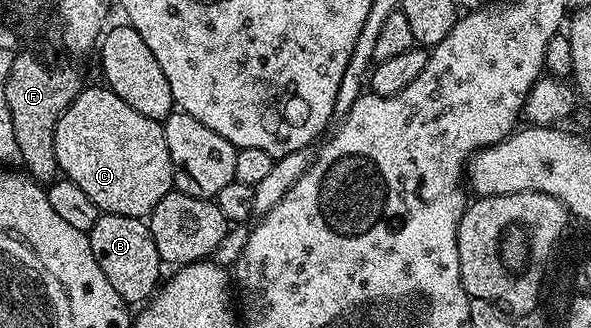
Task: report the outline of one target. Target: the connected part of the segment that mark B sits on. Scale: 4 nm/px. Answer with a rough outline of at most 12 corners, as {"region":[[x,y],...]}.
{"region":[[100,213],[93,256],[117,296],[146,303],[161,282],[146,221]]}

